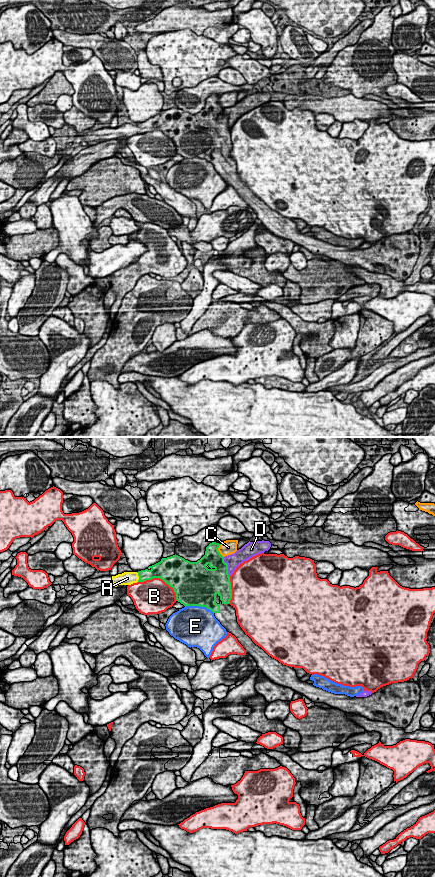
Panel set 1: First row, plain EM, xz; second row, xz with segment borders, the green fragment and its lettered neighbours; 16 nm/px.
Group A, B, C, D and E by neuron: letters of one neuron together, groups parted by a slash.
A / B / C / D / E

